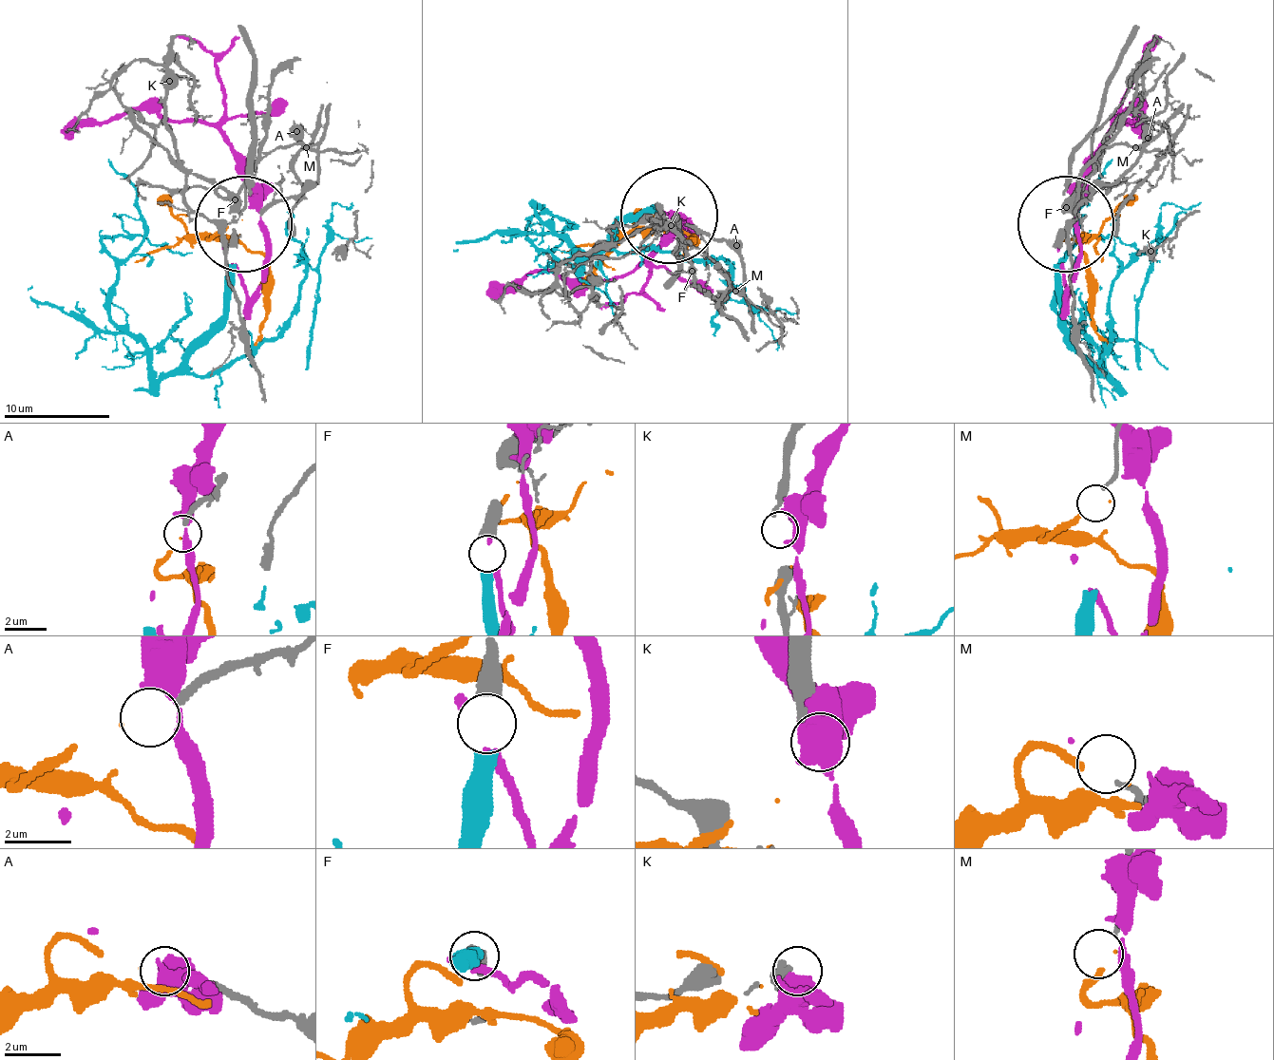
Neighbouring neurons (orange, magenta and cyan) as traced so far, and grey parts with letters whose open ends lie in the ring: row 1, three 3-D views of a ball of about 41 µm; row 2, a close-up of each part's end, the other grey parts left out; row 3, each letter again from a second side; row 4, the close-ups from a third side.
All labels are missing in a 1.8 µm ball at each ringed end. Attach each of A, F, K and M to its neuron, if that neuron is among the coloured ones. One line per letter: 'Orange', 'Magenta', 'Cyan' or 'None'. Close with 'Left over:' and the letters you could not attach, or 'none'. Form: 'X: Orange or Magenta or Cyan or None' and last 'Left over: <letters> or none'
A: Orange
F: Cyan
K: None
M: None
Left over: K, M

